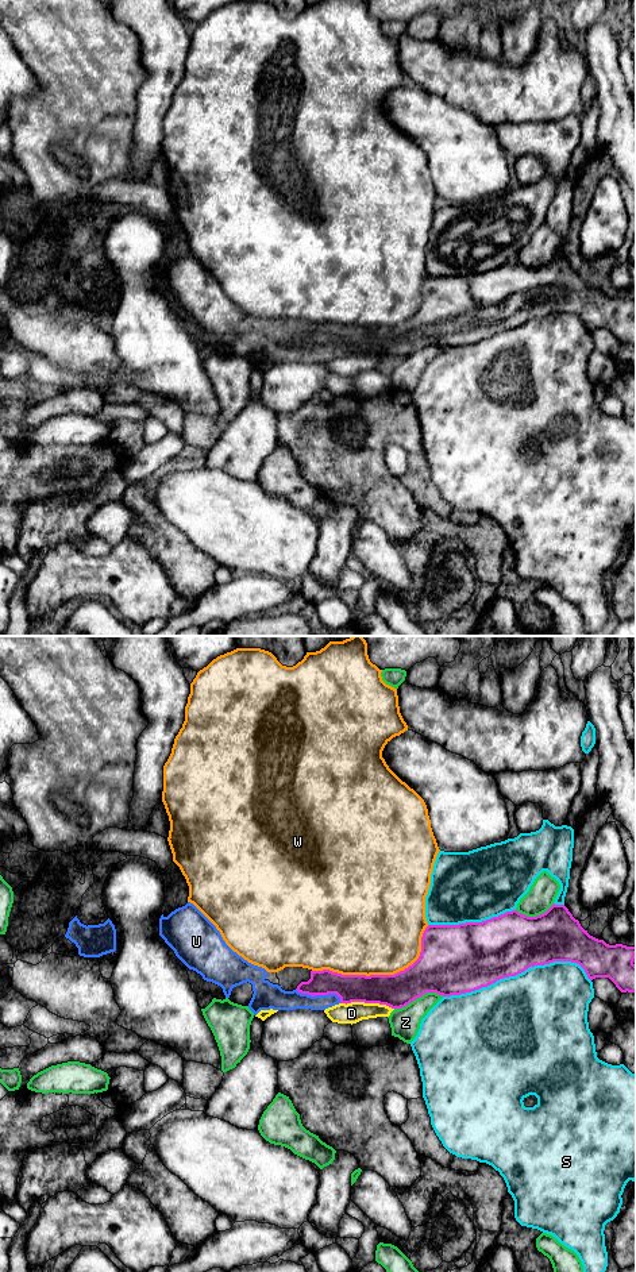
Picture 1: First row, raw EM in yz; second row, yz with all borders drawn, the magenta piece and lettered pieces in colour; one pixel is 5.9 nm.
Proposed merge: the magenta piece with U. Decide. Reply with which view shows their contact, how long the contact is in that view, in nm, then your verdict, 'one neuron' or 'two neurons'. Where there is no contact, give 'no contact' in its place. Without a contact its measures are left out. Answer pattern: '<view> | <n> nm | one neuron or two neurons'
yz | 280 nm | one neuron

